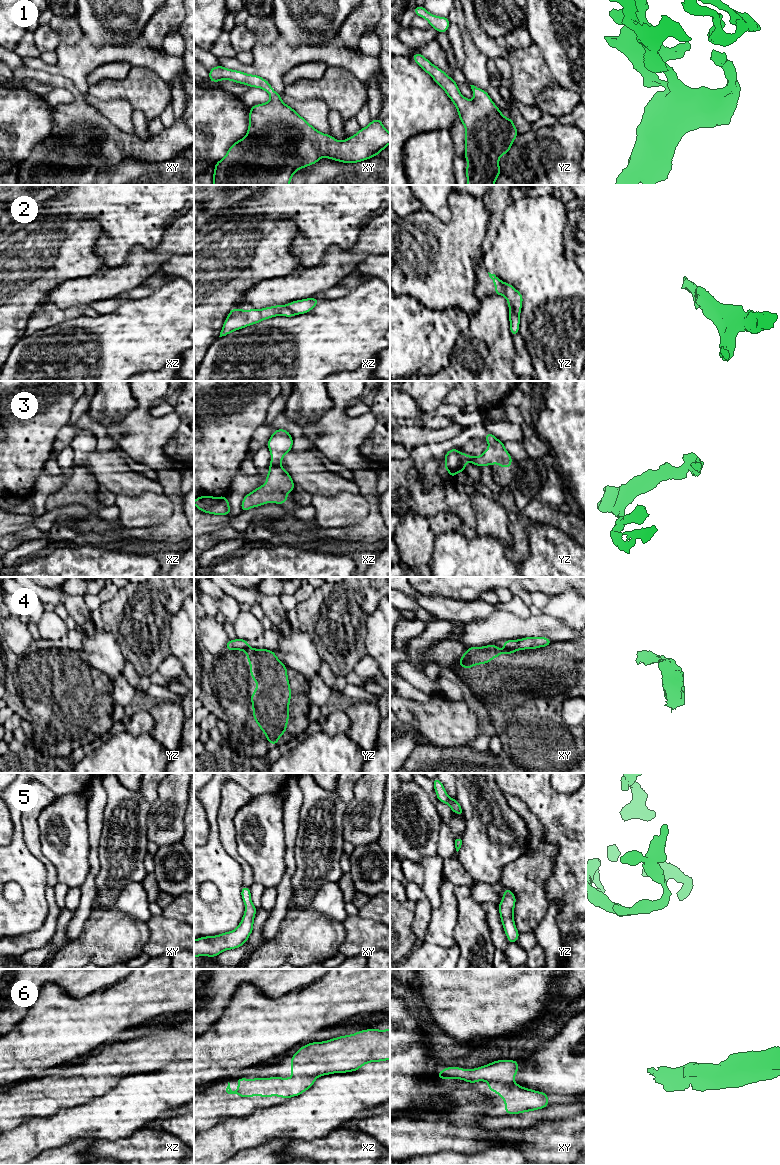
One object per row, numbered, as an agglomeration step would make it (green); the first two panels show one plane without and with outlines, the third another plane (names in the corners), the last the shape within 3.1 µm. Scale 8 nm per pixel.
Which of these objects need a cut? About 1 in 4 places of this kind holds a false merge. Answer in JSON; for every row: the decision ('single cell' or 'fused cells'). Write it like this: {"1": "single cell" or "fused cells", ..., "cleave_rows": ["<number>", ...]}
{"1": "single cell", "2": "fused cells", "3": "single cell", "4": "fused cells", "5": "single cell", "6": "single cell", "cleave_rows": ["2", "4"]}

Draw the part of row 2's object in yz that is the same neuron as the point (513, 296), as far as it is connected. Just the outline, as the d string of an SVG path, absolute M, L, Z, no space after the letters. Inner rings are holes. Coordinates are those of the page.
M489 273L489 277L493 280L495 286L495 294L494 295L502 295L507 301L513 306L514 311L520 315L523 296L522 294L516 290L511 284L505 283L501 281L495 274Z

